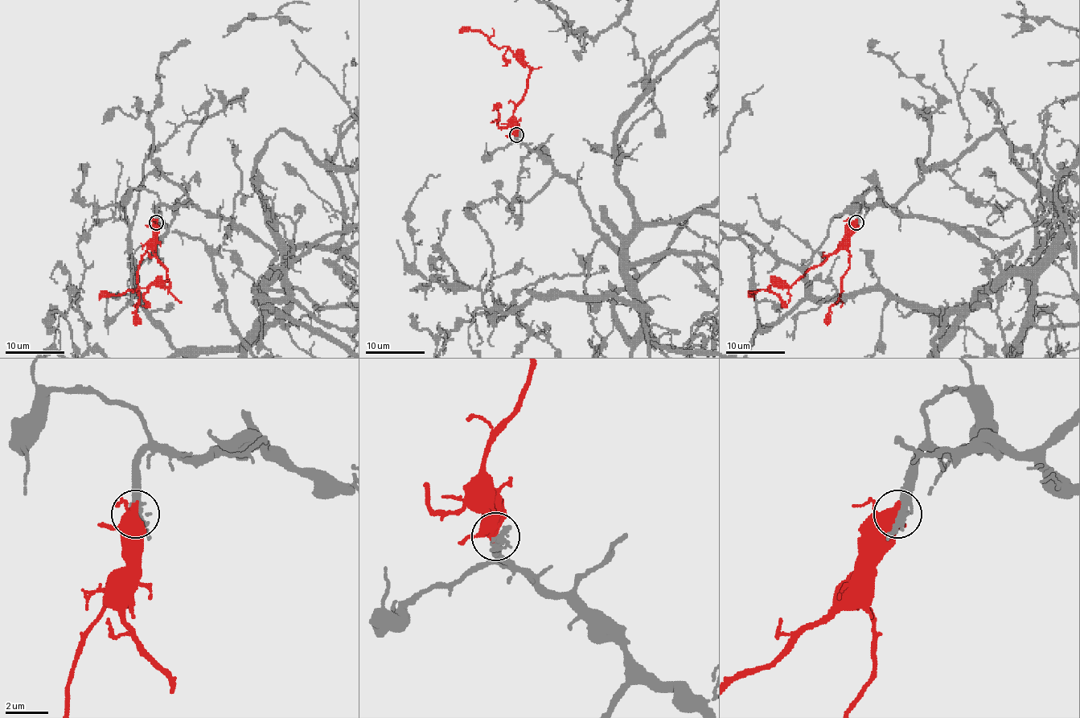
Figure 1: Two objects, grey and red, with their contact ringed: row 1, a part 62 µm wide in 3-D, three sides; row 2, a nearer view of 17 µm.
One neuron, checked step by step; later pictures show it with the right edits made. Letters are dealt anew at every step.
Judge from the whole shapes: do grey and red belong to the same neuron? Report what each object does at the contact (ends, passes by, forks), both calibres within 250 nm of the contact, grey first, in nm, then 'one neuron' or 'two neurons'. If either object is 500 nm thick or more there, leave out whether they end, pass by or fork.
grey passes by; red forks; calibres 320 and 400 nm; one neuron

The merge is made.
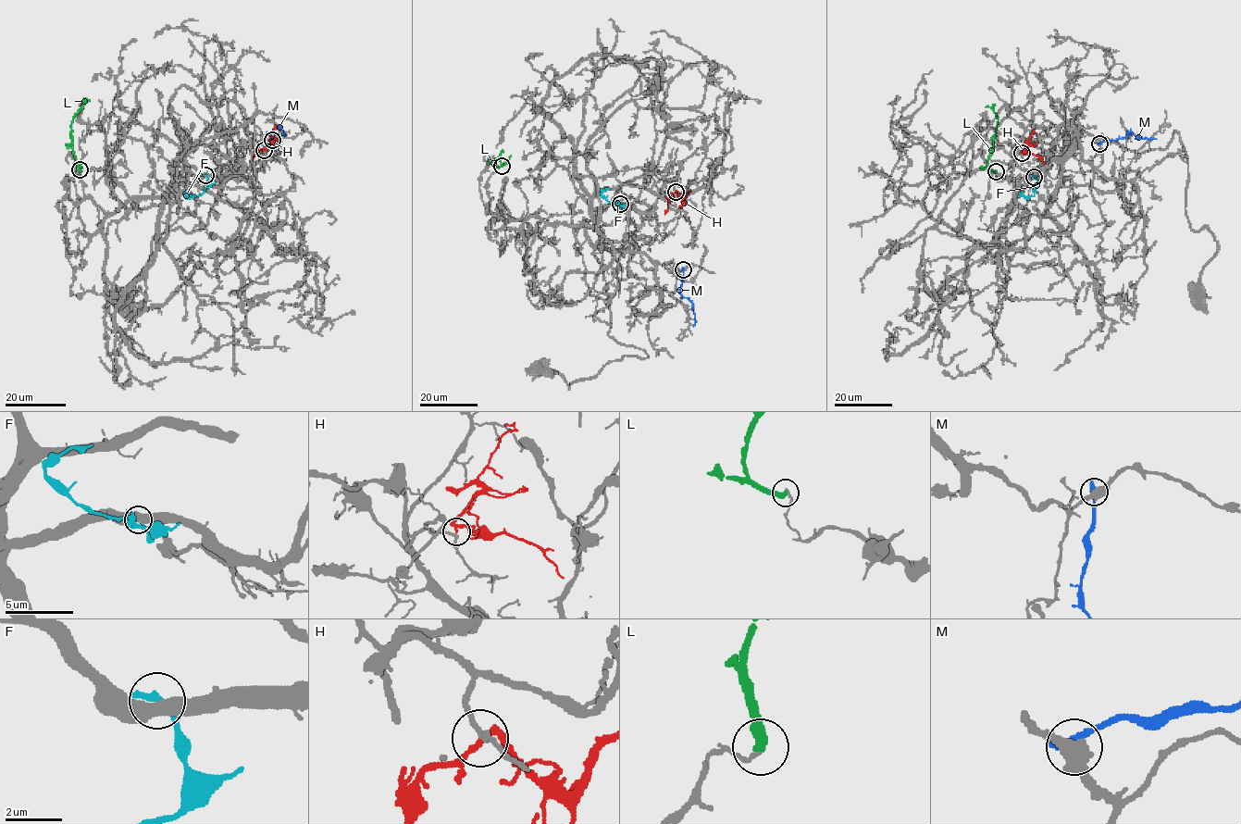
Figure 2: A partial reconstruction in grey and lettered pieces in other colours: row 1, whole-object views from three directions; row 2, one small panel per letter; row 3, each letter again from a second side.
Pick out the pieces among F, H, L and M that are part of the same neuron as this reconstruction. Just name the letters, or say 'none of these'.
none of these

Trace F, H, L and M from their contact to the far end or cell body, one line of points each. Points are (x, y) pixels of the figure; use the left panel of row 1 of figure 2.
F: (205, 175), (209, 185), (202, 193), (186, 196), (185, 194), (195, 196)
H: (264, 150), (256, 150), (253, 160)
L: (80, 169), (72, 149), (71, 123), (74, 115), (90, 101)
M: (272, 141), (269, 134), (274, 129), (279, 127), (283, 135)

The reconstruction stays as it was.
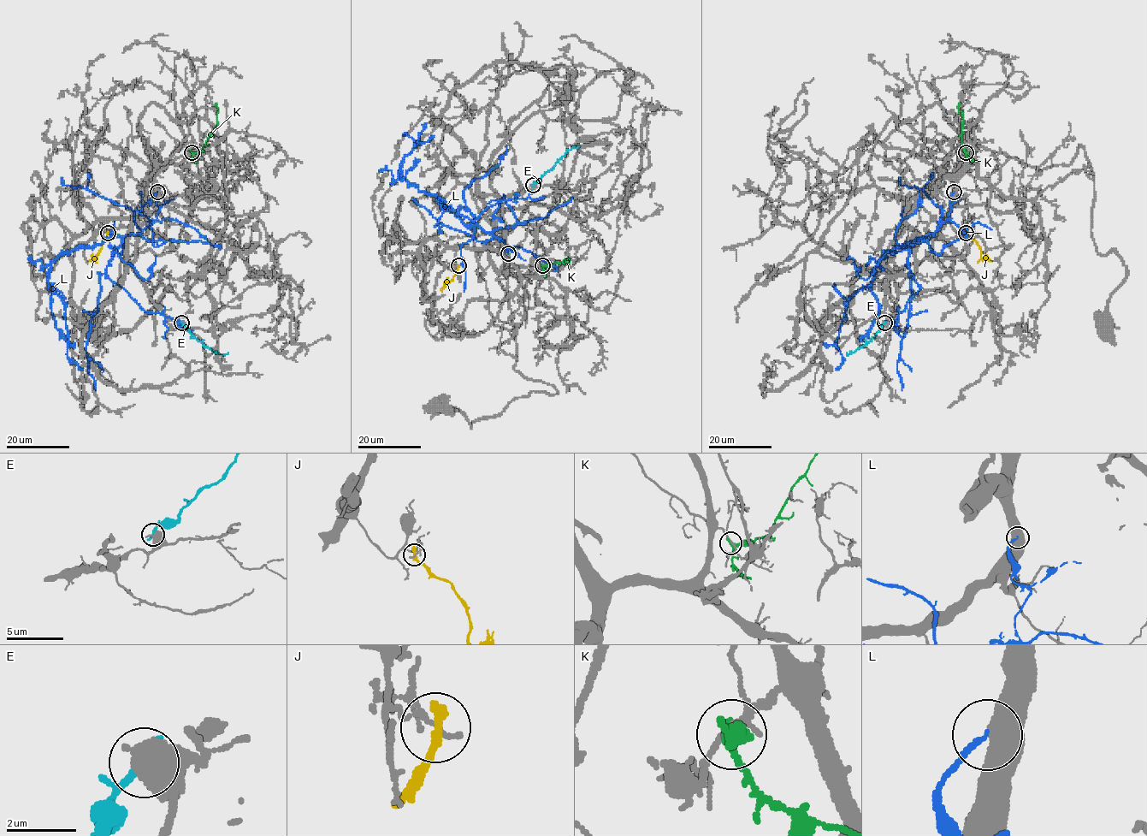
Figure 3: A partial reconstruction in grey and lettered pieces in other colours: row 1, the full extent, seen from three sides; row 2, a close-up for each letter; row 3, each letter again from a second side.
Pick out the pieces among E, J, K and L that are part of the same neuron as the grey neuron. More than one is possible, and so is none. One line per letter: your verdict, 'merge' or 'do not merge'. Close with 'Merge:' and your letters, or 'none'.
E: do not merge
J: do not merge
K: do not merge
L: do not merge
Merge: none

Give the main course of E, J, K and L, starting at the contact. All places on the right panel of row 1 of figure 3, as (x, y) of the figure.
E: (884, 323), (862, 347), (849, 354), (846, 352)
J: (965, 233), (975, 240), (981, 250), (980, 257), (991, 261)
K: (965, 152), (962, 144), (963, 114), (958, 109), (960, 103)
L: (953, 192), (947, 219), (933, 233), (885, 251), (873, 279), (847, 303), (836, 340), (842, 361), (835, 370)

